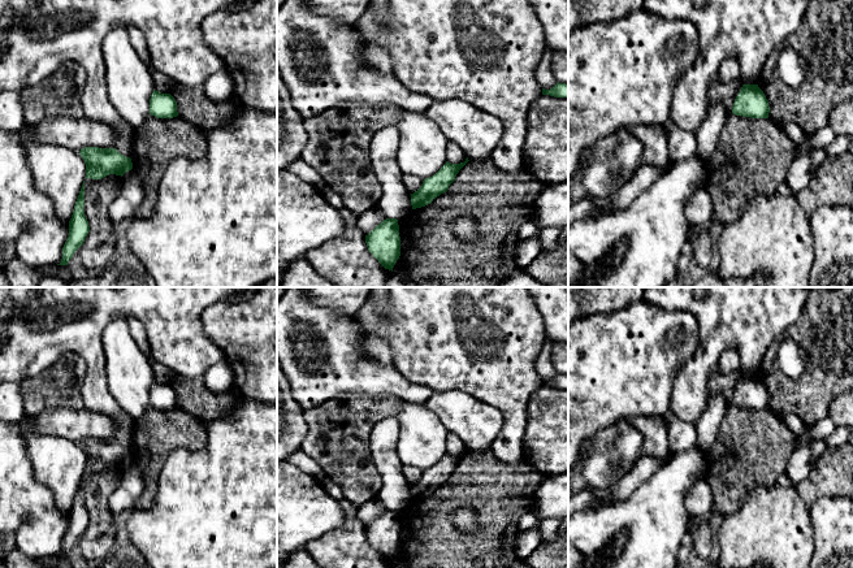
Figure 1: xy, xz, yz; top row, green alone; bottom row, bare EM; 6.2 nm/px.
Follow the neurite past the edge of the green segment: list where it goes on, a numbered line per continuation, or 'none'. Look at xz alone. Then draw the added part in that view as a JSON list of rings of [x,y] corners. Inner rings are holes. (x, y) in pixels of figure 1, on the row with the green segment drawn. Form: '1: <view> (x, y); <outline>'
none

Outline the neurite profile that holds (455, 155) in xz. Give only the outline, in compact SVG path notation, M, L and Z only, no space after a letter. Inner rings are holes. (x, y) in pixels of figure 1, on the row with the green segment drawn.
M447 140L446 157L450 164L460 164L466 161L467 155L456 143Z

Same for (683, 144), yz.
M670 117L662 126L668 135L672 162L696 157L697 140L693 133L681 130Z

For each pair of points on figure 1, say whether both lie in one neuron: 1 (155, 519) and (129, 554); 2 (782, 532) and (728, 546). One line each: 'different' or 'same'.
1: different
2: same

